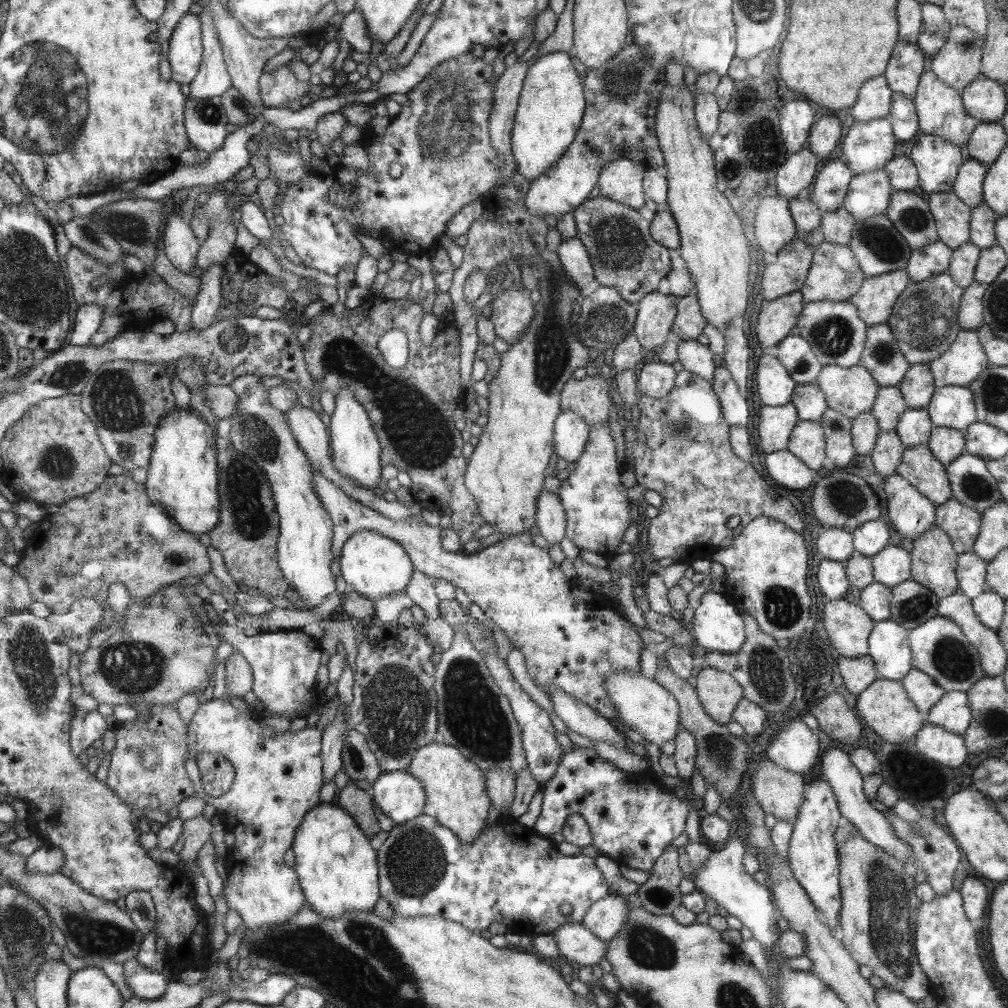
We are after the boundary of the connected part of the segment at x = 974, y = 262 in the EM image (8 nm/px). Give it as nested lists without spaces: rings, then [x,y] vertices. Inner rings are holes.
[[[972,242],[963,244],[954,250],[954,258],[951,259],[950,270],[947,273],[952,280],[956,281],[956,284],[960,285],[960,288],[968,288],[974,283],[974,272],[979,264],[978,258],[980,258],[981,251],[979,245]]]

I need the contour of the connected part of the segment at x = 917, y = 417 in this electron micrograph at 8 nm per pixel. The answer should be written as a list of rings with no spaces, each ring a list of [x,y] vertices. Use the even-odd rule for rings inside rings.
[[[908,408],[900,417],[897,432],[905,446],[920,446],[929,444],[934,428],[926,408]]]

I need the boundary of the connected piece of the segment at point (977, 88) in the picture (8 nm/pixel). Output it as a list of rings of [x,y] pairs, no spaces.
[[[982,74],[963,92],[963,105],[976,120],[998,123],[1007,112],[1004,85]]]

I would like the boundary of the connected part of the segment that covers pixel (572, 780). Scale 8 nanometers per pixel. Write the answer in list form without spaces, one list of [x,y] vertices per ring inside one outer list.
[[[574,744],[571,752],[563,752],[555,775],[542,786],[542,810],[535,822],[536,832],[544,836],[561,833],[568,816],[579,814],[591,827],[591,845],[599,854],[611,858],[614,867],[622,865],[642,872],[652,870],[656,859],[665,851],[664,848],[670,847],[674,838],[684,834],[686,814],[690,810],[690,804],[666,792],[666,788],[660,784],[657,772],[654,773],[654,778],[650,778],[650,774],[648,776],[638,774],[638,776],[623,771],[607,761],[595,751],[594,747],[584,748]]]

